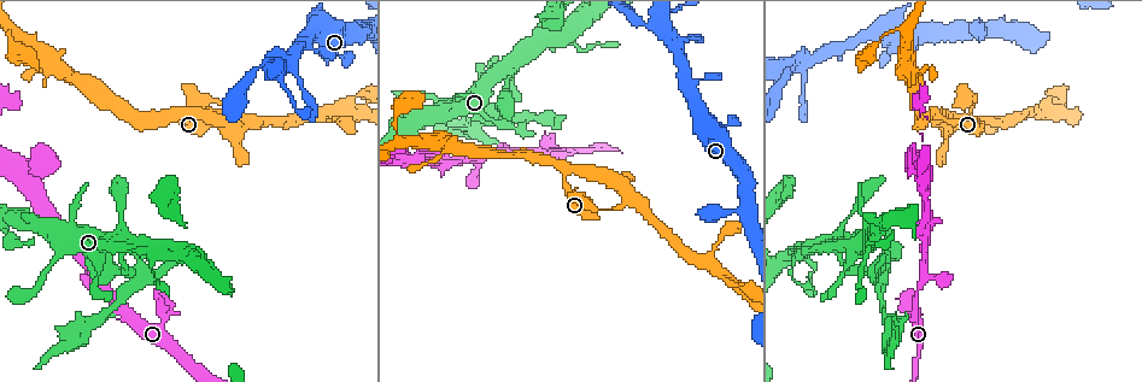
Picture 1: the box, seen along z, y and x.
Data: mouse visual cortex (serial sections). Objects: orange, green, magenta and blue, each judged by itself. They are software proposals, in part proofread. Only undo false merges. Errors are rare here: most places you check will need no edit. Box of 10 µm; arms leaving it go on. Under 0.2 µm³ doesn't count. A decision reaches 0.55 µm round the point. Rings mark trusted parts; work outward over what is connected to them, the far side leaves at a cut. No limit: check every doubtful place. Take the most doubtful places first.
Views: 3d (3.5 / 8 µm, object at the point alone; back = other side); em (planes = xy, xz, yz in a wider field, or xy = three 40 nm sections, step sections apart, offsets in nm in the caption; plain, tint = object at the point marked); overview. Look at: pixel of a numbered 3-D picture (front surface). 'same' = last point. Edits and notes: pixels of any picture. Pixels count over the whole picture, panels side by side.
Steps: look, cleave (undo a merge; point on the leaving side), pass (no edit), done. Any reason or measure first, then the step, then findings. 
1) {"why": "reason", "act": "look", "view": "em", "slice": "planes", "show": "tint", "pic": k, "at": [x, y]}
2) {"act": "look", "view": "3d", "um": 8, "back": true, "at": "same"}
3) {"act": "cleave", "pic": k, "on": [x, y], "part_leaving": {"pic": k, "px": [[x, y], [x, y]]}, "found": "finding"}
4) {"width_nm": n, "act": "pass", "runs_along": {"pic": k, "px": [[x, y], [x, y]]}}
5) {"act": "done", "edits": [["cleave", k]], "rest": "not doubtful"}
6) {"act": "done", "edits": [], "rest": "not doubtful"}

{"why": "thin neck", "act": "look", "view": "3d", "um": 3.5, "pic": 1, "at": [891, 247]}

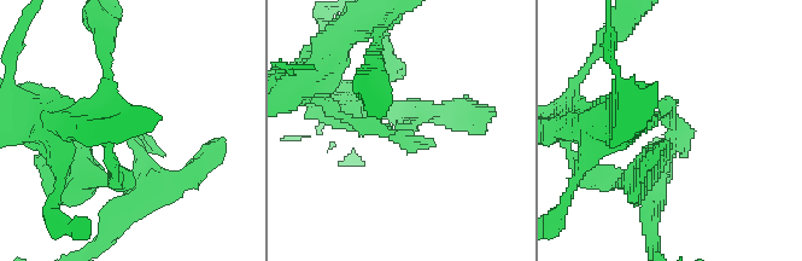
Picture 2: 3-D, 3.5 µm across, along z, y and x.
{"act": "look", "view": "em", "slice": "planes", "show": "tint", "pic": 2, "at": [672, 131]}

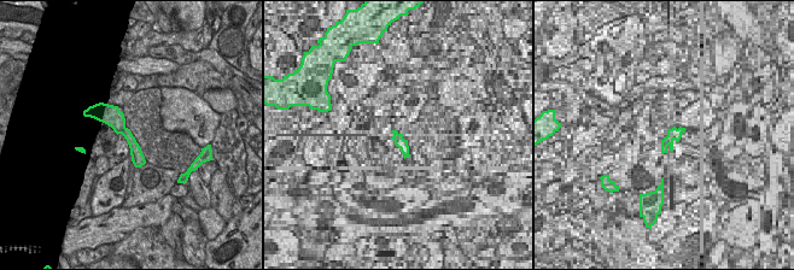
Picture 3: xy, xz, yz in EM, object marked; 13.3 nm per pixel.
{"act": "cleave", "pic": 2, "on": [451, 125], "part_leaving": {"pic": 2, "px": [[139, 155], [151, 185], [95, 248]]}, "found": "two cells meet here"}

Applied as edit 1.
{"why": "sharp bend", "act": "look", "view": "3d", "um": 3.5, "pic": 1, "at": [659, 24]}

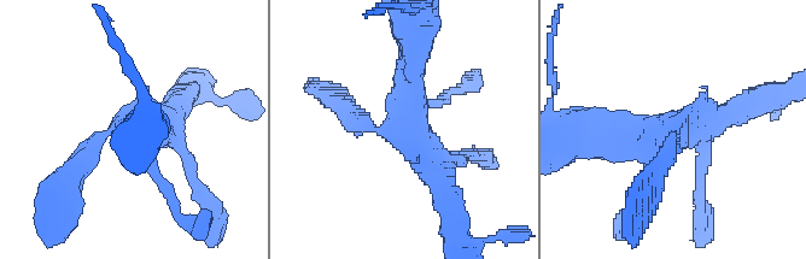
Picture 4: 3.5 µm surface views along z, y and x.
{"arms": 4, "arm_widths_nm": [150, 200, 300, 300], "why": "now the EM", "act": "look", "view": "em", "slice": "xy", "step": 5, "show": "plain", "pic": 4, "at": [678, 128]}

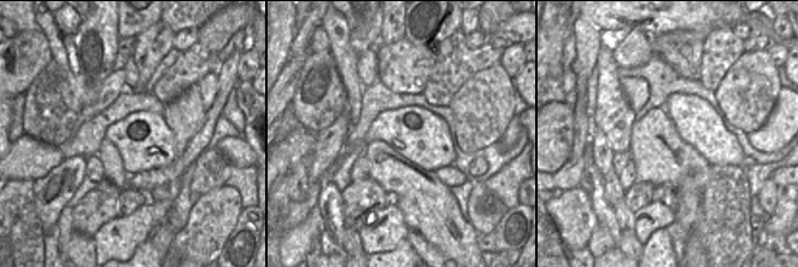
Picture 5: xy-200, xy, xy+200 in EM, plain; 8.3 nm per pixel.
{"why": "with the object marked", "act": "look", "view": "em", "slice": "xy", "step": 5, "show": "tint", "at": "same"}

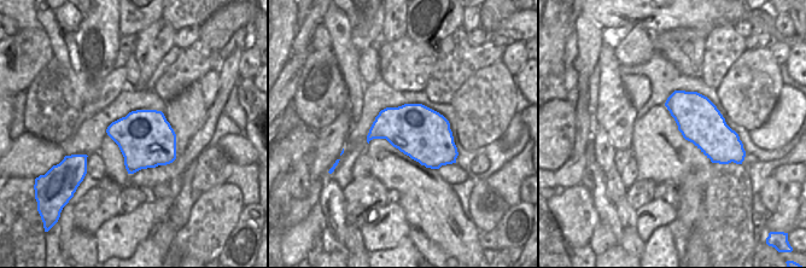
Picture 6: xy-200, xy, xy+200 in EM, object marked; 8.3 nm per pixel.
{"act": "pass", "runs_along": {"pic": 4, "px": [[445, 193], [401, 128], [356, 125], [345, 110]]}, "found": "one cell here"}

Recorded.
{"act": "done", "edits": [["cleave", 2]], "rest": "not doubtful"}

